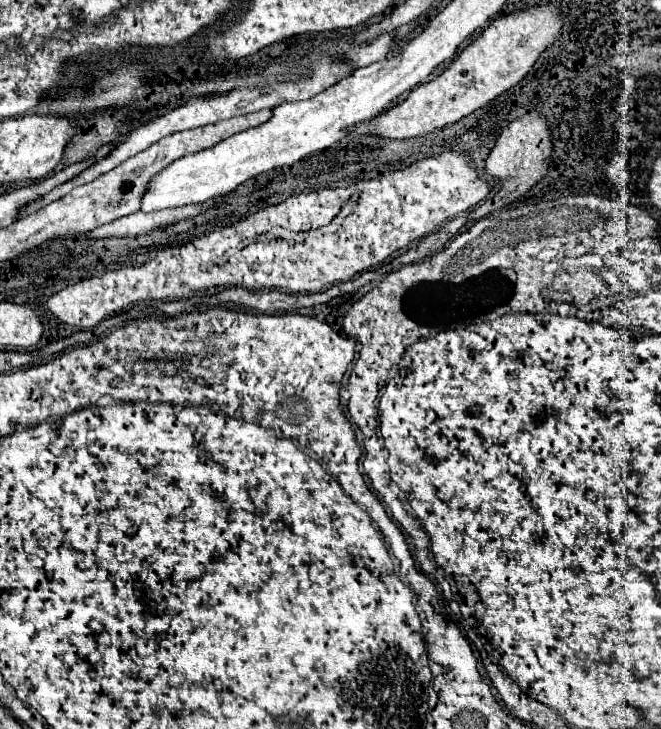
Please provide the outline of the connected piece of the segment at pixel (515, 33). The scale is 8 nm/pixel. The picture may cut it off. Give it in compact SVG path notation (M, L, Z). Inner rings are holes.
M553 5L533 7L529 11L495 19L483 31L483 35L467 45L461 55L449 65L449 69L445 69L437 79L417 85L405 101L371 119L371 123L355 127L355 133L375 133L385 139L407 139L459 121L461 117L487 105L507 89L515 87L529 73L541 51L555 39L559 29L561 15L553 9Z

